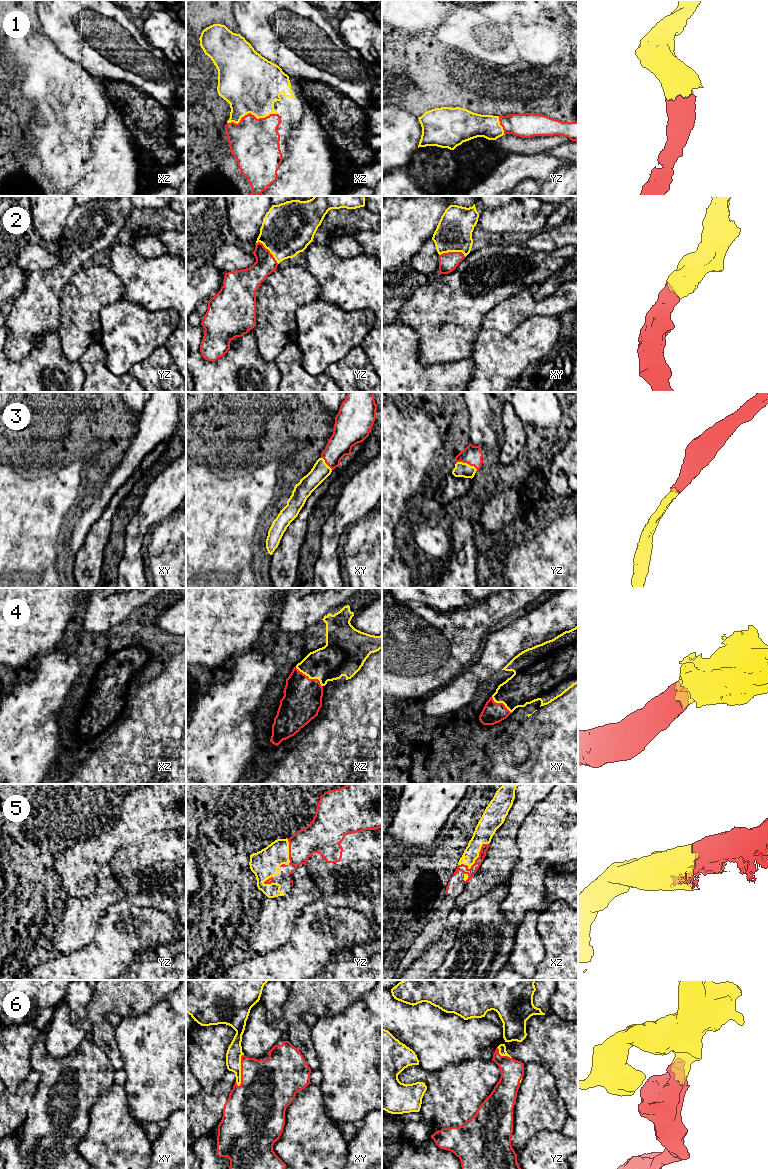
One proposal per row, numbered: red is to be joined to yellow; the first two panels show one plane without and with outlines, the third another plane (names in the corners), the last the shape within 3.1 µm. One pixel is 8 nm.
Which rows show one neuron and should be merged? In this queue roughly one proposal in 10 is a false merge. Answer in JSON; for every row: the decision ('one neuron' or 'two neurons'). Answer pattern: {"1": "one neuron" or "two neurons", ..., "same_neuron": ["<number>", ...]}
{"1": "one neuron", "2": "one neuron", "3": "one neuron", "4": "one neuron", "5": "one neuron", "6": "one neuron", "same_neuron": ["1", "2", "3", "4", "5", "6"]}

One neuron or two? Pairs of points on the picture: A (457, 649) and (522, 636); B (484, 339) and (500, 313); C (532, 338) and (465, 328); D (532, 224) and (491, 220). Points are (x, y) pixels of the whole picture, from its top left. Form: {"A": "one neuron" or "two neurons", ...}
{"A": "two neurons", "B": "two neurons", "C": "two neurons", "D": "one neuron"}

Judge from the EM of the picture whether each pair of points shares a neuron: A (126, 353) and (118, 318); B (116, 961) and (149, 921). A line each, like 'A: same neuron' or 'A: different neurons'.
A: same neuron
B: same neuron

